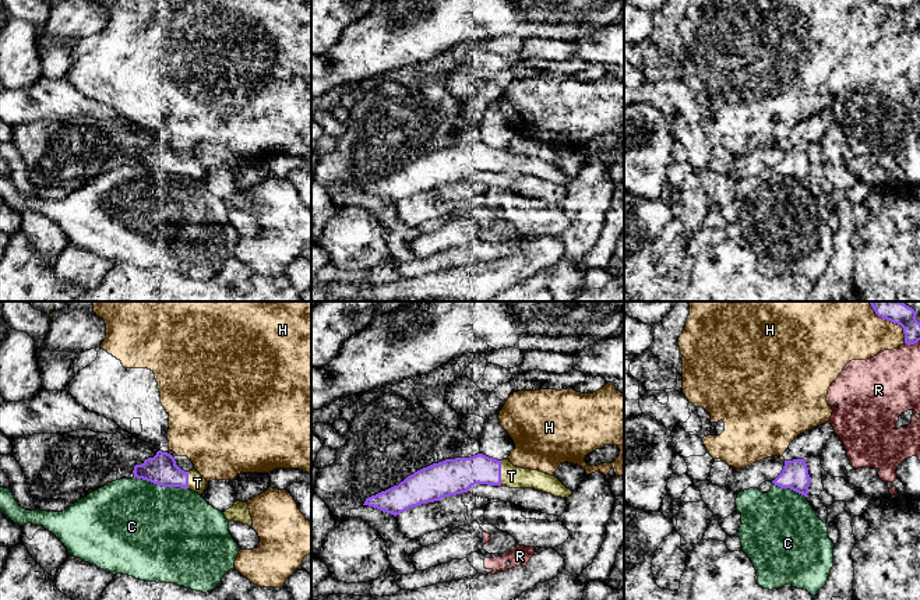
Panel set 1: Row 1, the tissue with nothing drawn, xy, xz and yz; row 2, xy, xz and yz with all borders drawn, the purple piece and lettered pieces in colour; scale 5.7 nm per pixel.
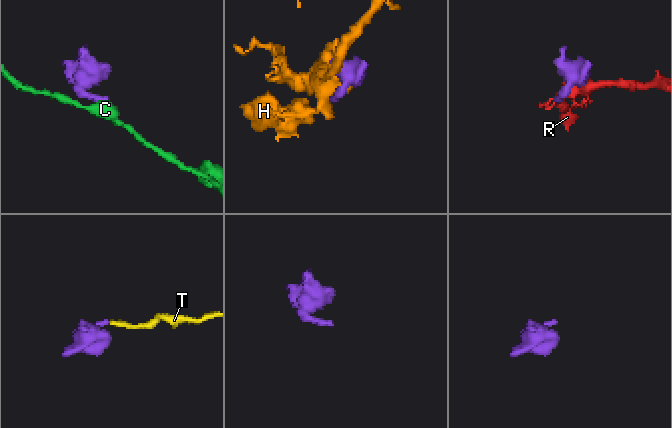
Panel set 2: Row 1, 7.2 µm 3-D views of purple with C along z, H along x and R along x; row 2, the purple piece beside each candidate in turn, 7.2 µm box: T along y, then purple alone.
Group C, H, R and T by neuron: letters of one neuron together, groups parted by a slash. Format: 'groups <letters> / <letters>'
groups C / H / R / T

